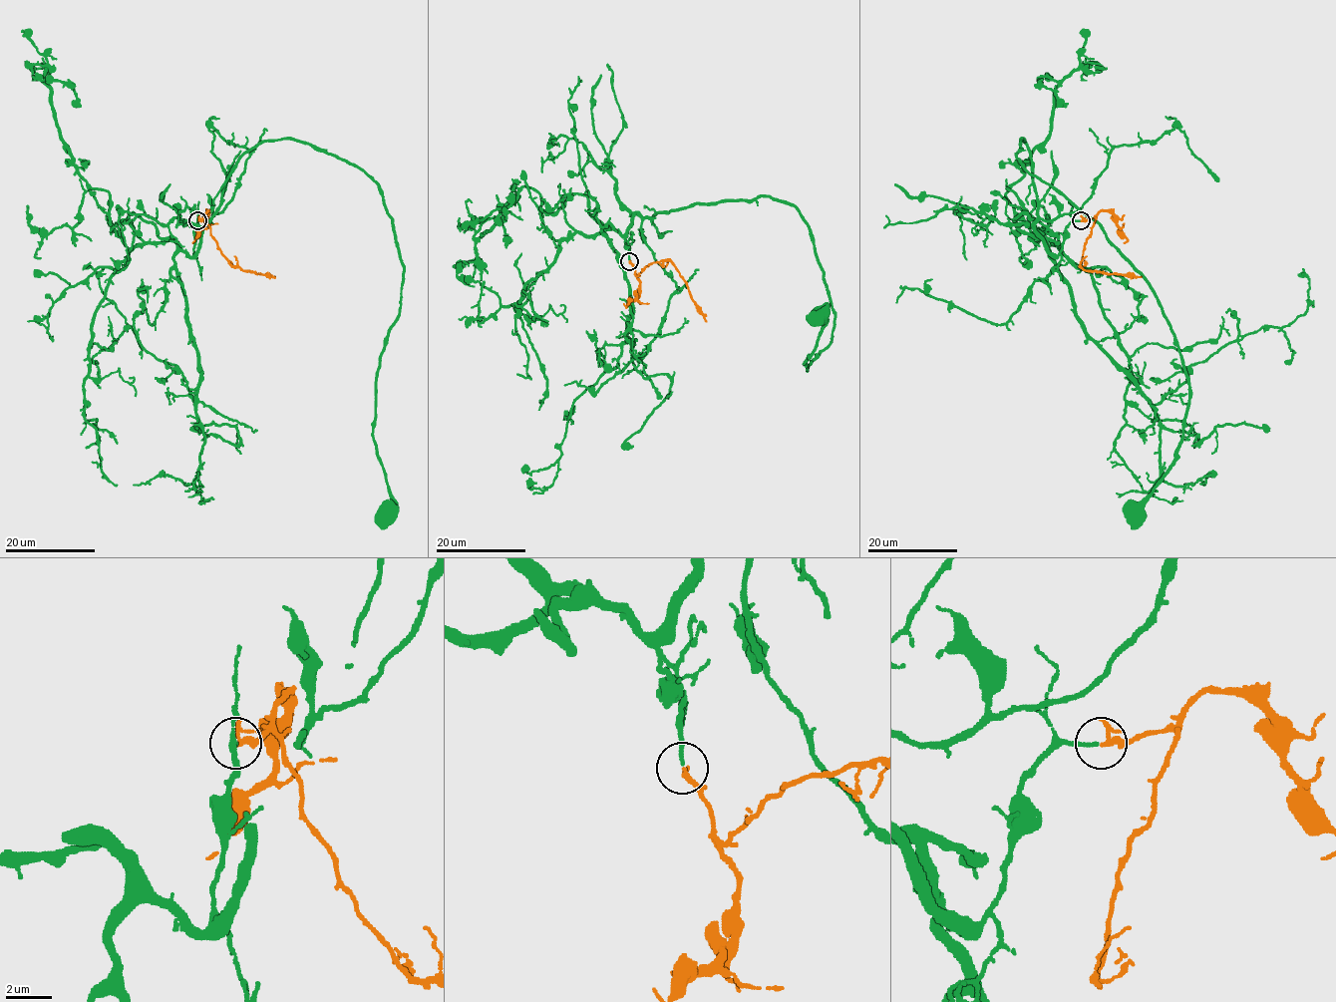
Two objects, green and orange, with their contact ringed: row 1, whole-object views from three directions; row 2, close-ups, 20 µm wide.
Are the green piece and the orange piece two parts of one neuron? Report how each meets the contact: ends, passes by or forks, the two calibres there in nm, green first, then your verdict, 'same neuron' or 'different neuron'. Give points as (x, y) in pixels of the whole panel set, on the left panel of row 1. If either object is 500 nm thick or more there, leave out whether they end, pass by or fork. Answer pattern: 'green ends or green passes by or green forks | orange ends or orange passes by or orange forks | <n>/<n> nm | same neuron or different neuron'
green ends | orange forks | 160/150 nm | same neuron

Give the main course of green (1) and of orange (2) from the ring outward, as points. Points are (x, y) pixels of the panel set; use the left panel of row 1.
1: (197, 220), (194, 255), (235, 163), (263, 142), (320, 148), (377, 183), (403, 266), (374, 419), (389, 512)
2: (197, 220), (206, 219), (209, 234), (221, 254), (232, 265), (274, 276)

